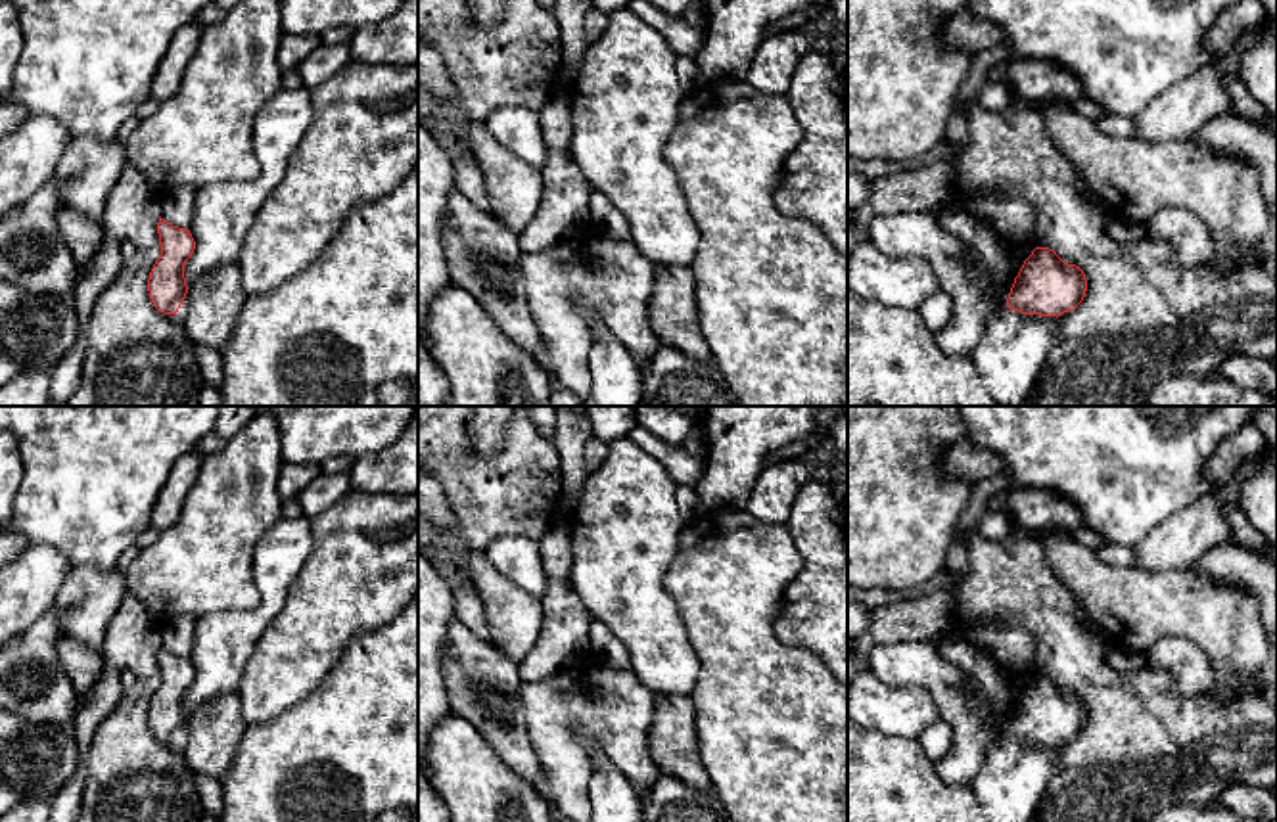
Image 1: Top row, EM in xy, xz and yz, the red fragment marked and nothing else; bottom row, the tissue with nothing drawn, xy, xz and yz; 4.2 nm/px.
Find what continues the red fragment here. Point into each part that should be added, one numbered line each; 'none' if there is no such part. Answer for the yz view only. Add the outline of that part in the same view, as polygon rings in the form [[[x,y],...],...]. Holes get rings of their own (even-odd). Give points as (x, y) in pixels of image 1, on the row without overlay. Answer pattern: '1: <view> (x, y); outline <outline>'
none

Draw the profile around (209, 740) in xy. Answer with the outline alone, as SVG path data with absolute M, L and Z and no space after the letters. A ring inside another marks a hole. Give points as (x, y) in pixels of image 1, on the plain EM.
M238 690L222 694L188 719L178 738L180 753L197 776L222 780L245 730Z

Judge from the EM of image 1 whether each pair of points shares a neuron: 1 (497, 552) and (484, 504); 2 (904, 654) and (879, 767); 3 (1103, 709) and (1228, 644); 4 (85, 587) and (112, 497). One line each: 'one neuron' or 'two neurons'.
1: two neurons
2: two neurons
3: two neurons
4: two neurons

